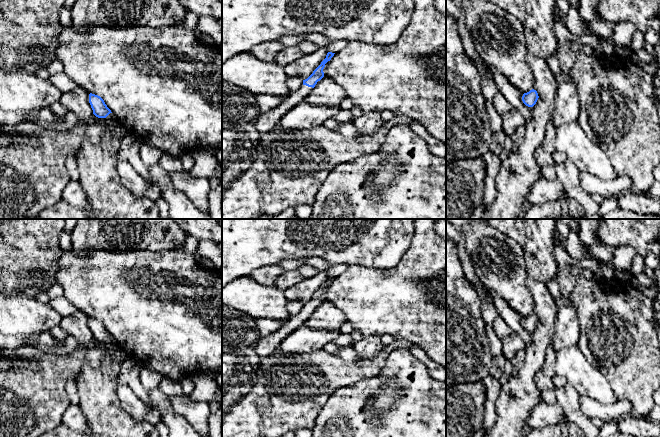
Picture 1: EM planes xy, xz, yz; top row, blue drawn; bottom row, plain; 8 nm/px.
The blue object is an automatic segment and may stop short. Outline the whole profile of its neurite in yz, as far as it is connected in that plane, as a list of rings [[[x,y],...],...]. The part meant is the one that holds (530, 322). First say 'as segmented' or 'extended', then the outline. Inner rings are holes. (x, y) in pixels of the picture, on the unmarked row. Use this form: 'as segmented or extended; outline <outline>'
as segmented; outline [[[532,313],[529,316],[523,318],[522,325],[526,330],[533,331],[536,328],[538,322],[539,320],[537,315]]]

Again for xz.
extended; outline [[[328,276],[326,282],[313,295],[313,297],[307,303],[303,304],[303,309],[297,315],[291,316],[280,329],[259,339],[255,345],[255,352],[259,357],[259,361],[276,352],[281,342],[289,334],[294,332],[297,328],[305,325],[305,322],[315,311],[317,306],[324,301],[323,293],[325,288],[331,284],[334,278],[335,277]]]

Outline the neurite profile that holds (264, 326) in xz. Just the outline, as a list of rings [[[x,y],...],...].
[[[258,319],[256,321],[256,330],[259,332],[261,337],[264,337],[270,333],[277,331],[283,325],[284,325],[284,323],[280,320]]]

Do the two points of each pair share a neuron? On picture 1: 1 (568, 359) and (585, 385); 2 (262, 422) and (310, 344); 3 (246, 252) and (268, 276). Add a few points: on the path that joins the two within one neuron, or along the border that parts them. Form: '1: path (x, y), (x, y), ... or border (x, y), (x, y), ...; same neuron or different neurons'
1: path (572, 365), (585, 379); same neuron
2: border (322, 348), (308, 353), (281, 353); different neurons
3: border (278, 264), (257, 267), (250, 275); different neurons

